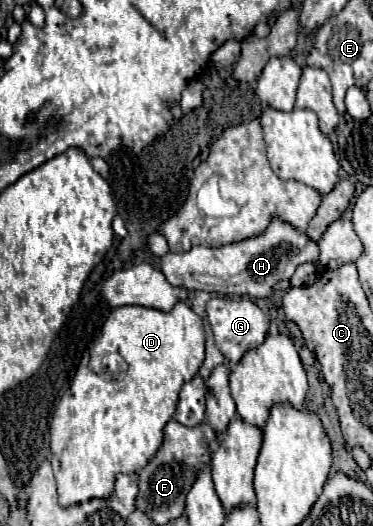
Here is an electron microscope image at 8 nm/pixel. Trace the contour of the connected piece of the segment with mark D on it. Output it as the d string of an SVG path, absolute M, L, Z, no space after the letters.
M179 302L171 312L145 306L119 306L103 324L101 340L89 354L89 364L78 366L71 388L61 396L51 420L51 466L61 508L91 498L109 498L117 474L135 474L155 456L163 442L163 428L175 414L181 386L191 380L203 364L203 322L185 302Z

